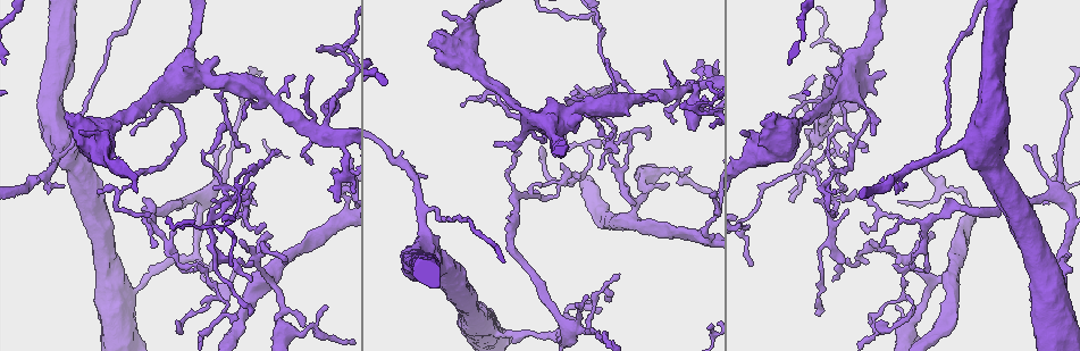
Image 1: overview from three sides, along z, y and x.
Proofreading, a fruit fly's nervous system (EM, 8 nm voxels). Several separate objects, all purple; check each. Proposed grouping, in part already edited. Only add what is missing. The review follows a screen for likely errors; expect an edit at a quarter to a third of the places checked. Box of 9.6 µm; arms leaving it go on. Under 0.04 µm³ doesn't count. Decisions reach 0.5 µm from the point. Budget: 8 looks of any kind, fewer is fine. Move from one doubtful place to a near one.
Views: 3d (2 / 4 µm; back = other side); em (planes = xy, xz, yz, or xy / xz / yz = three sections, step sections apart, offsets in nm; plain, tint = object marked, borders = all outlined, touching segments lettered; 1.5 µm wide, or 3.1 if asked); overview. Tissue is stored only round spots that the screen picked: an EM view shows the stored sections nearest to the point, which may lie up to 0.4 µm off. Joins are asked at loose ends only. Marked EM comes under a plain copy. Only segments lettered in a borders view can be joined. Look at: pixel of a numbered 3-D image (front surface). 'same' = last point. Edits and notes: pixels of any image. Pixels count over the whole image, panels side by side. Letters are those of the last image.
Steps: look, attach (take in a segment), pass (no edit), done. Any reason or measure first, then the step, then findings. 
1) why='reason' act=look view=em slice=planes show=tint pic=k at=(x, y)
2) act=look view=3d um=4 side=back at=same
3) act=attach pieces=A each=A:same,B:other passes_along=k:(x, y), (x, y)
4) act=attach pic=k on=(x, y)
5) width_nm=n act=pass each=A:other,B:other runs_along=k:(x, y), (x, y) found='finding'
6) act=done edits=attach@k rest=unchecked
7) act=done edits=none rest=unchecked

why='free end' act=look view=3d um=4 pic=1 at=(791, 199)

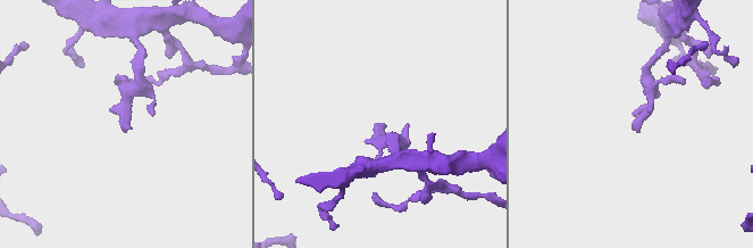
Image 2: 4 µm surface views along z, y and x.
act=look view=em slice=yz step=4 show=tint pic=2 at=(382, 124)

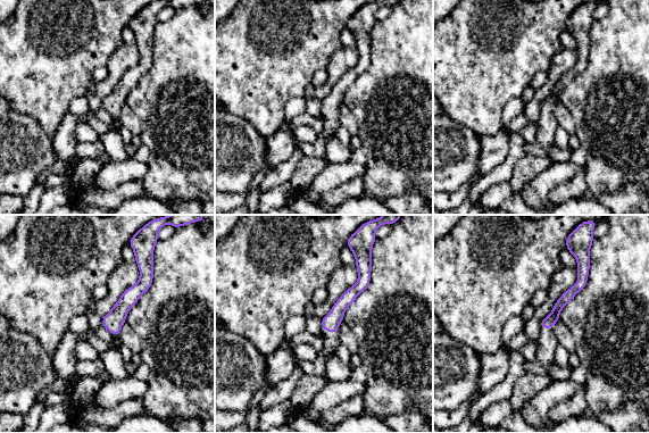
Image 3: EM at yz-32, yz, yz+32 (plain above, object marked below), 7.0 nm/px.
why='cut it another way' act=look view=em slice=planes show=borders at=same

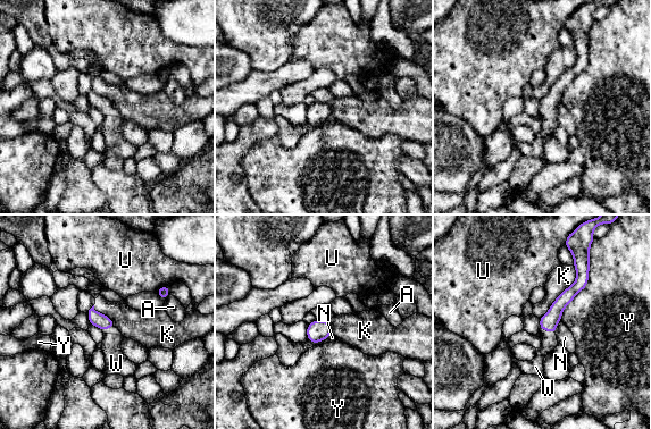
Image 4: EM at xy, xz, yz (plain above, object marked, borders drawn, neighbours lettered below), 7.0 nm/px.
act=attach pieces=W each=A:other,K:other,N:other,U:other,W:same,Y:other found='it goes on there'

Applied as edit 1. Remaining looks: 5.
act=look view=overview

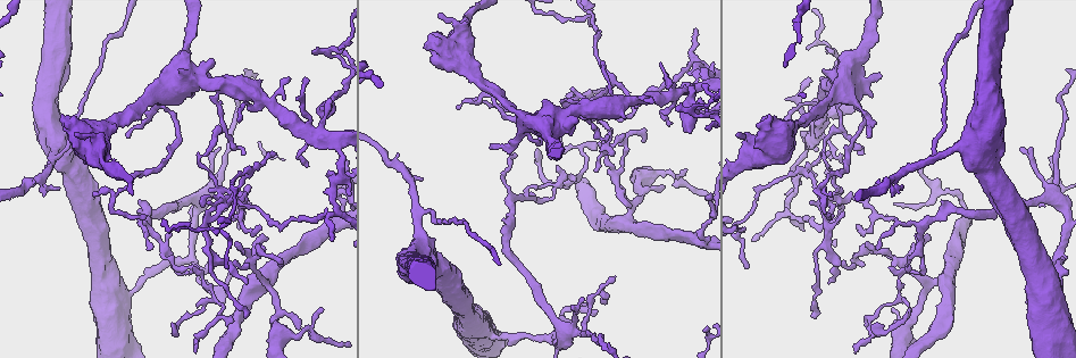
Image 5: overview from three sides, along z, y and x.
act=look view=em slice=yz step=4 show=borders pic=5 at=(876, 245)

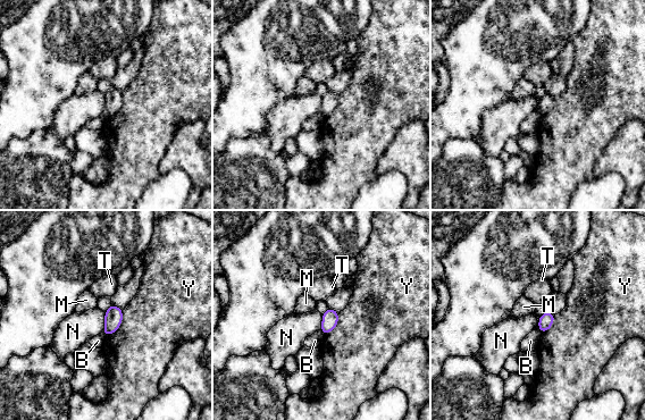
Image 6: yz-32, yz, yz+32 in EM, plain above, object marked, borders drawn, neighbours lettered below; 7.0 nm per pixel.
act=pass each=B:other,M:other,N:other,T:other,Y:other border=6:(105, 312), (105, 327), (102, 332) found='no lettered segment goes on from it'

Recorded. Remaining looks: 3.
why='thick end' act=look view=em slice=xy step=8 show=borders pic=5 at=(466, 17)

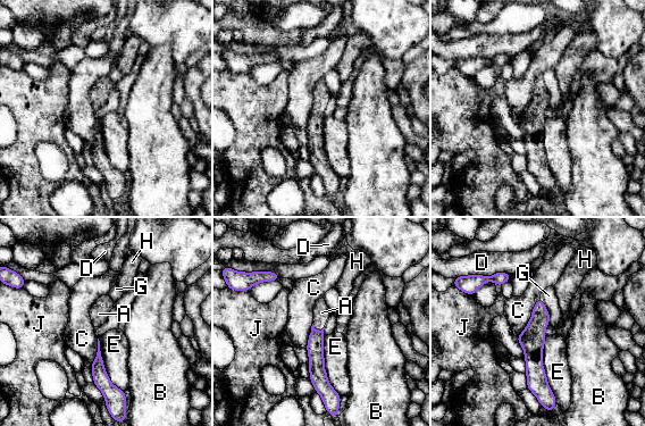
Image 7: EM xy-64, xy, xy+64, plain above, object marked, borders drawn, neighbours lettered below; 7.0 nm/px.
why='another direction' act=look view=em slice=planes show=borders at=same

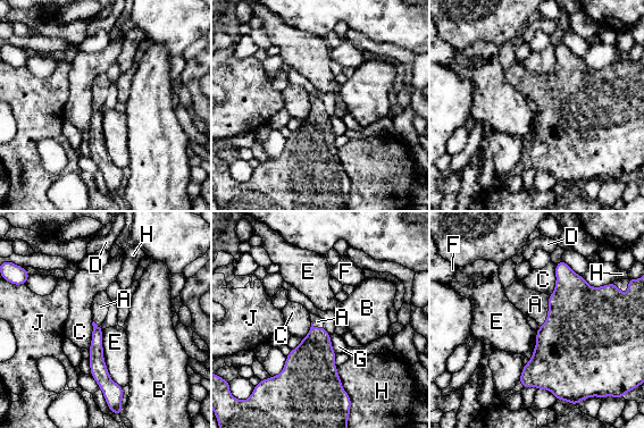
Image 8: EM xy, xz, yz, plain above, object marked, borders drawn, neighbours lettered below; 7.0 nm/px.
act=attach pieces=A each=A:same,B:other,C:other,D:other,E:other,F:other,G:other,H:other,J:other passes_along=8:(582, 324), (549, 311), (535, 304) found='the neuron continues'

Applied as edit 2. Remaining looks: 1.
act=done edits=attach@4,attach@8 rest=unchecked

